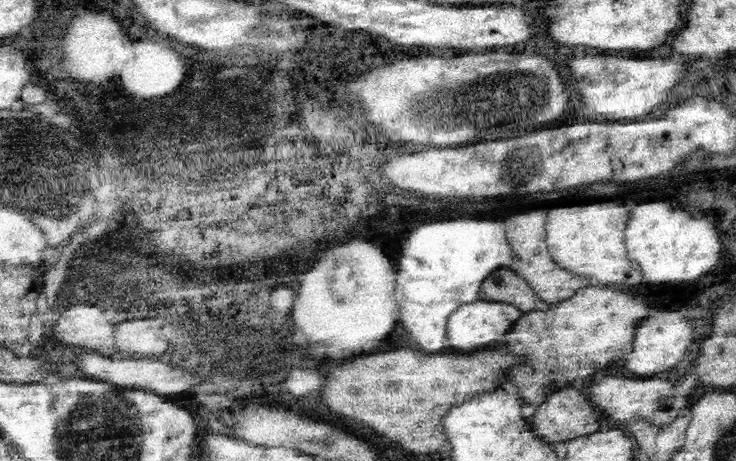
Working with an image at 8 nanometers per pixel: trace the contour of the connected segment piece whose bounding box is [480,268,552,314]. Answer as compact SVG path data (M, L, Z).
M502 268L502 270L492 272L492 276L488 276L480 288L480 300L512 304L520 308L524 314L534 312L534 310L546 312L552 308L512 268Z

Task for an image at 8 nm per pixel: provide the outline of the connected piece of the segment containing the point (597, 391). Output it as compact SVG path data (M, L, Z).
M606 376L602 382L594 384L590 388L590 404L602 412L606 412L614 422L620 422L622 428L626 426L628 414L632 418L644 420L648 424L652 424L654 428L666 428L668 424L672 424L678 418L678 412L688 406L684 396L678 396L674 392L676 384L672 384L670 380L662 380L662 378L646 378L646 380L632 380L632 378L616 378L616 376Z

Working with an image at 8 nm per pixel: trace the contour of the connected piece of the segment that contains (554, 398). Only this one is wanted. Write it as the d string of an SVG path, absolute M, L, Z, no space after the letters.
M574 386L556 390L554 394L550 394L548 400L538 406L536 414L528 420L528 424L530 424L530 430L536 432L536 436L542 436L542 440L548 440L548 442L582 438L582 434L594 434L600 426L598 418L594 416L594 408L586 402L584 394L578 392Z

